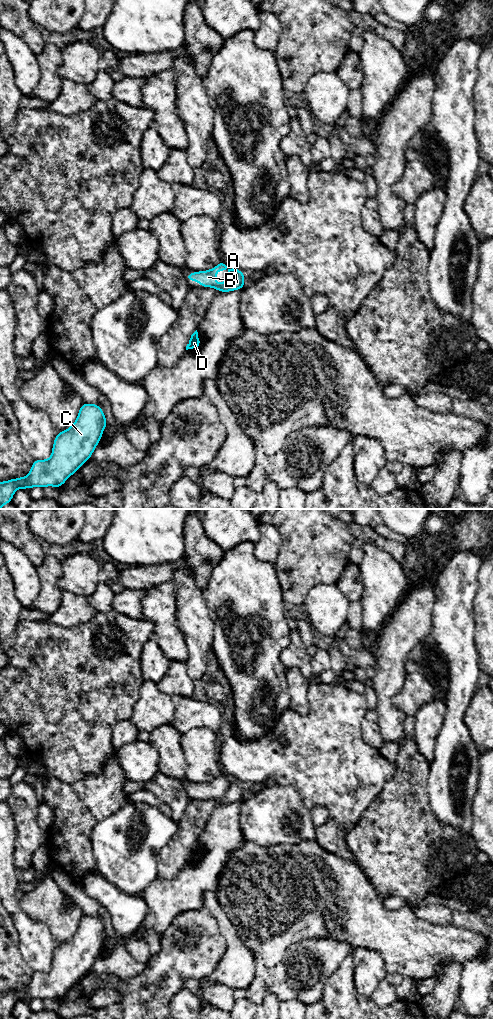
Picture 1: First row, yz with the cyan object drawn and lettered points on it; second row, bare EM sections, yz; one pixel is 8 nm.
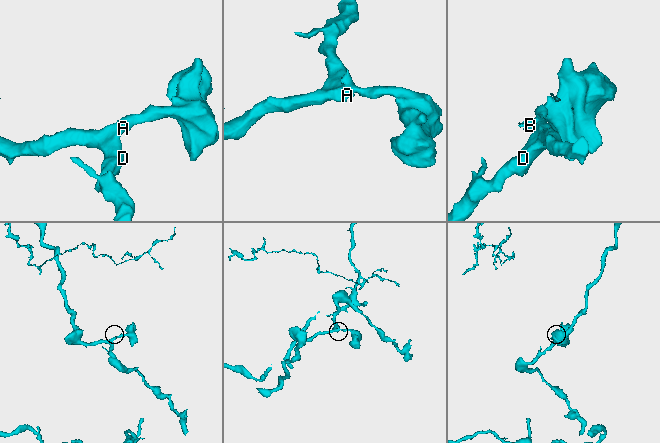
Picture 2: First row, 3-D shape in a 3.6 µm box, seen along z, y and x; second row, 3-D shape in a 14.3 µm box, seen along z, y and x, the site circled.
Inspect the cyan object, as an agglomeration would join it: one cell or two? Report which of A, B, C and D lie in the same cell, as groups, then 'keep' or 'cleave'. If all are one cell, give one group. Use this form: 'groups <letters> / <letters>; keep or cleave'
groups A C D / B; cleave

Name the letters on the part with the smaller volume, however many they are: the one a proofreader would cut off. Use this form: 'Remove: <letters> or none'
Remove: B

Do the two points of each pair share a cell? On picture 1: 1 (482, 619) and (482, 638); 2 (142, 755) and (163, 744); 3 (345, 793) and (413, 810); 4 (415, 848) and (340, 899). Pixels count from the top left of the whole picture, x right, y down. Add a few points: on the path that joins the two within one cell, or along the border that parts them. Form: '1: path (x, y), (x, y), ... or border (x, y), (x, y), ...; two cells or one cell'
1: path (482, 624), (482, 633); one cell
2: border (148, 742), (157, 753), (159, 771); two cells
3: border (387, 781), (383, 789), (362, 814), (360, 820); two cells
4: border (355, 861), (383, 899); two cells

